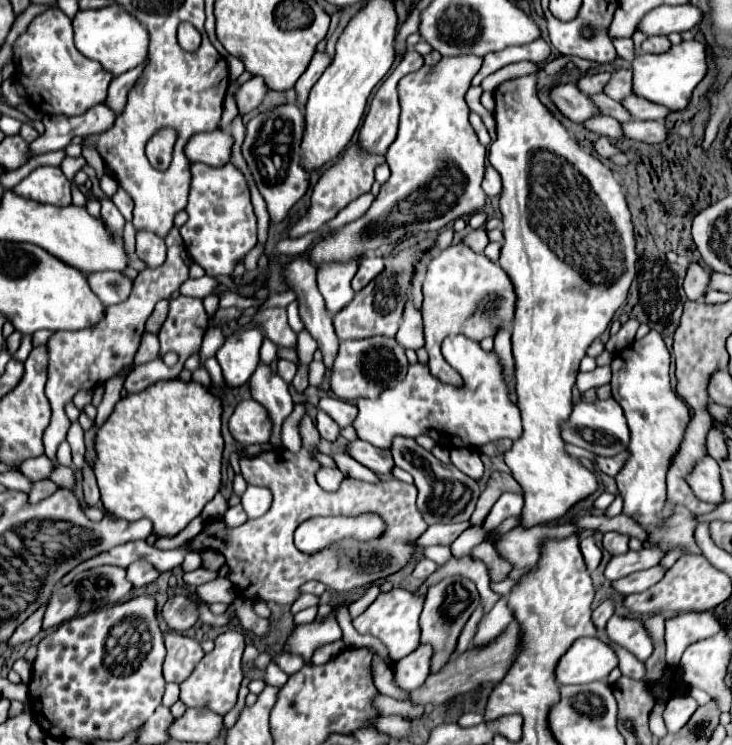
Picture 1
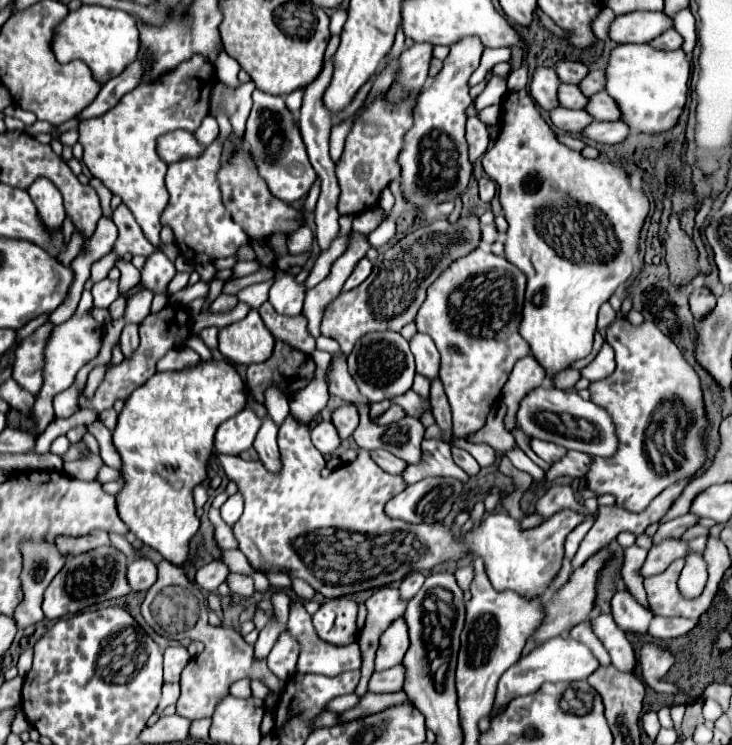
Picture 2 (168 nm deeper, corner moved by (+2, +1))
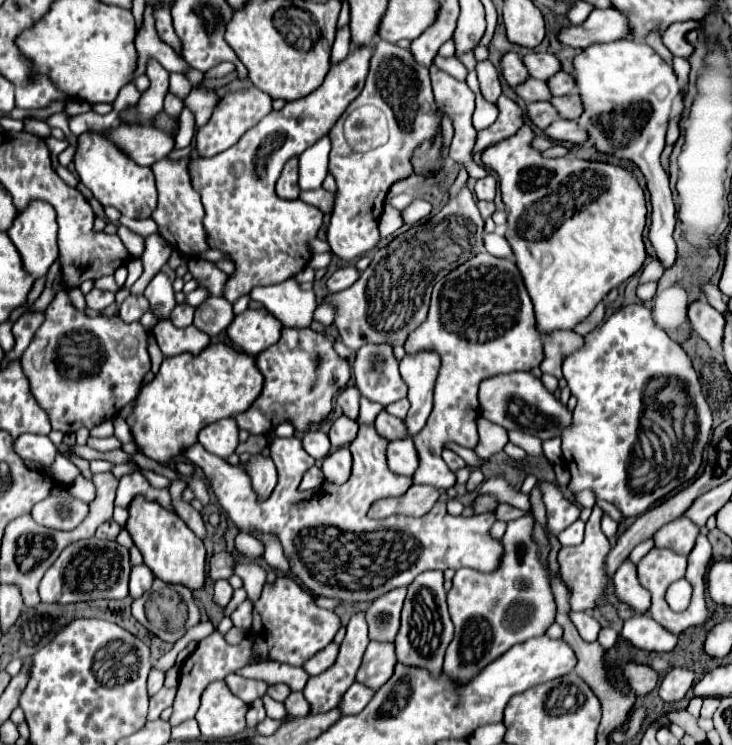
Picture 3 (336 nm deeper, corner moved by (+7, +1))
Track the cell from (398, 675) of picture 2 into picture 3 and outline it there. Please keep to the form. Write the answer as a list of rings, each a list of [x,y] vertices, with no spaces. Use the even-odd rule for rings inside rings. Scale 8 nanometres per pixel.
[[[353,683],[351,689],[347,689],[347,693],[343,695],[343,699],[339,703],[339,709],[343,711],[343,715],[355,715],[371,701],[371,697],[375,693],[377,693],[377,689],[367,689],[365,685]]]

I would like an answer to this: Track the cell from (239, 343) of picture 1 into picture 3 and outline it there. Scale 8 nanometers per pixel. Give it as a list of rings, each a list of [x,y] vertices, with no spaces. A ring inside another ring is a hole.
[[[247,309],[235,315],[231,325],[227,327],[227,337],[239,351],[255,357],[263,349],[279,341],[281,327],[283,325],[267,309]]]

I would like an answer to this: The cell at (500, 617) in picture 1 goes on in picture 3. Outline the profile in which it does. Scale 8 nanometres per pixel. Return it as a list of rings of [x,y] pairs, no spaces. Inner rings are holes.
[[[531,515],[511,521],[507,525],[507,533],[501,539],[501,543],[505,547],[505,555],[503,555],[503,561],[495,573],[479,573],[475,569],[459,569],[453,577],[453,587],[447,593],[447,603],[449,603],[451,619],[455,623],[455,637],[451,641],[451,645],[447,647],[443,673],[447,677],[451,677],[451,681],[455,681],[457,685],[467,685],[467,681],[471,681],[471,677],[475,677],[475,673],[481,673],[491,661],[495,661],[495,657],[501,657],[517,643],[523,643],[527,639],[543,635],[547,631],[547,627],[555,621],[553,593],[549,587],[547,573],[539,563],[537,545],[531,539],[531,531],[533,531]]]

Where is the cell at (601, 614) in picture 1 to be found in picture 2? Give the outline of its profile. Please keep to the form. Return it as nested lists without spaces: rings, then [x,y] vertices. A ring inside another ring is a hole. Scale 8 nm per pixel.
[[[686,513],[686,515],[682,515],[682,517],[678,517],[678,519],[672,519],[672,521],[668,521],[668,523],[664,523],[662,525],[662,531],[656,531],[656,535],[654,535],[654,543],[656,541],[662,541],[662,539],[666,539],[666,537],[680,537],[680,535],[684,535],[690,527],[694,527],[696,523],[698,523],[698,515],[694,515],[694,513]]]

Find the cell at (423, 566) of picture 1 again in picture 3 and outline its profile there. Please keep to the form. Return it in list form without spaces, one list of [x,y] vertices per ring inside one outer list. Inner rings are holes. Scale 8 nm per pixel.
[[[399,587],[371,603],[371,607],[367,609],[367,623],[369,623],[369,637],[373,641],[395,639],[399,631],[399,619],[401,619],[405,595],[407,595],[407,589]]]

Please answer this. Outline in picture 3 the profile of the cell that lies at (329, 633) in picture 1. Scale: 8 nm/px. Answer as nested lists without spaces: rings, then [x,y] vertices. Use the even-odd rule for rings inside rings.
[[[241,532],[235,538],[235,548],[244,558],[259,558],[264,553],[264,547],[257,539]]]

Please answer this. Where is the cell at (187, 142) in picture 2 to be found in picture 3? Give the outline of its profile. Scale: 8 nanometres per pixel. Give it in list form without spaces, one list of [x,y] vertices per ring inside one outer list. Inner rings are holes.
[[[119,125],[109,129],[109,137],[139,165],[153,165],[169,157],[175,149],[173,135],[151,125]]]

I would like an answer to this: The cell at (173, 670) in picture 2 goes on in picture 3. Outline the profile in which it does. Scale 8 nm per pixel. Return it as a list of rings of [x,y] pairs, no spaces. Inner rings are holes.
[[[153,669],[149,673],[149,685],[147,685],[149,687],[149,695],[155,695],[163,687],[165,675],[167,675],[167,671],[161,671],[161,669]]]

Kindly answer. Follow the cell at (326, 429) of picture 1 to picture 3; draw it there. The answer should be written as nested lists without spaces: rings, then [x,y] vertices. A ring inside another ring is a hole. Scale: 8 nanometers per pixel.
[[[317,429],[317,431],[307,431],[307,433],[303,435],[303,449],[305,449],[311,457],[315,457],[315,459],[327,457],[327,455],[329,455],[329,449],[331,449],[327,433],[323,433],[323,431],[319,431],[319,429]]]

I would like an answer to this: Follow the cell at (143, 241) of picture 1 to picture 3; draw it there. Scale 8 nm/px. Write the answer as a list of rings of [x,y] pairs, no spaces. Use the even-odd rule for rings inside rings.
[[[159,271],[147,285],[145,299],[151,303],[151,309],[159,319],[169,319],[169,313],[175,307],[175,293],[171,279],[163,271]]]

